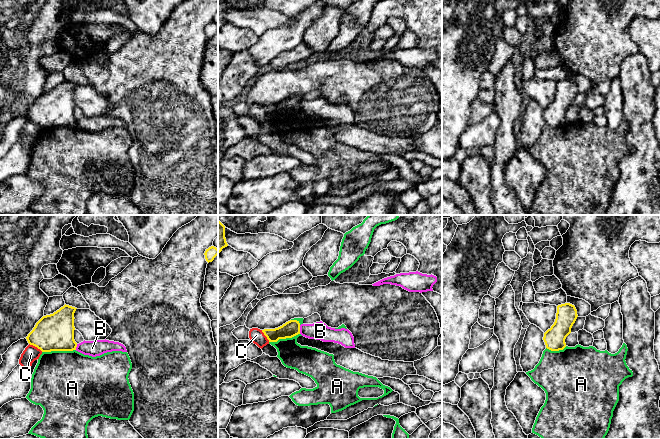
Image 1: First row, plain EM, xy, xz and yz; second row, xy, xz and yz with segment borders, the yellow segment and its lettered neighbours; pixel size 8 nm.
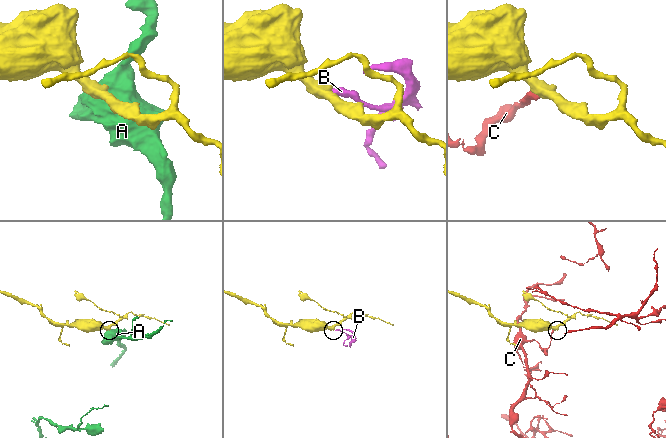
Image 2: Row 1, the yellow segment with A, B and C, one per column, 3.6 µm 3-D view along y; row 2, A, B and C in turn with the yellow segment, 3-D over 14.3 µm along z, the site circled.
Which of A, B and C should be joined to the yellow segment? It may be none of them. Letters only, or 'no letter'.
no letter

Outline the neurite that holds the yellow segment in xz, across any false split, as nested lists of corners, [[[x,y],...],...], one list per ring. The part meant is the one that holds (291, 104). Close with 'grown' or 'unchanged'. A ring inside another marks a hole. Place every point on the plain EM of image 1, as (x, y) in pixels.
[[[290,96],[275,105],[262,106],[269,118],[277,118],[279,115],[292,114],[300,110],[300,99],[297,96]]]; unchanged

